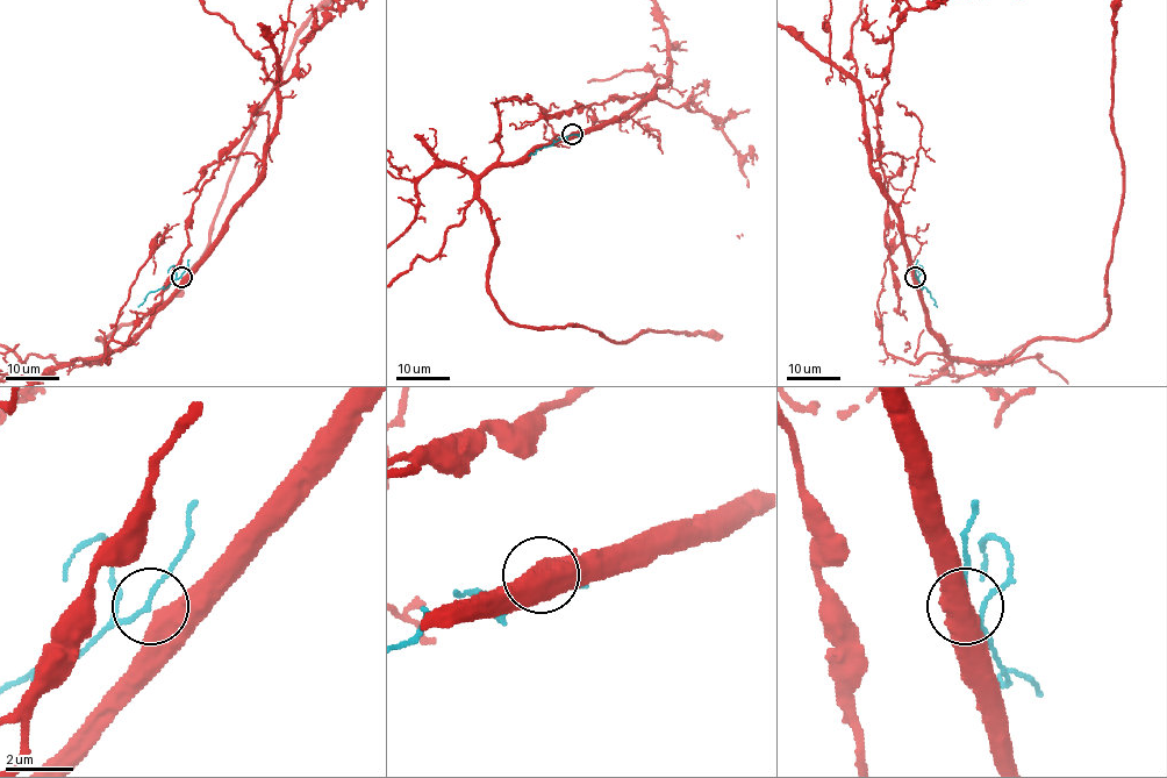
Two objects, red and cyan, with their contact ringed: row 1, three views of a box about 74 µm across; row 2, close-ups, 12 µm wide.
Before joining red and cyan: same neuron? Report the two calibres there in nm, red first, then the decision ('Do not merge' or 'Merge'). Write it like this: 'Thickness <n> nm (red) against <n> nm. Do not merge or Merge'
Thickness 750 nm (red) against 110 nm. Merge

